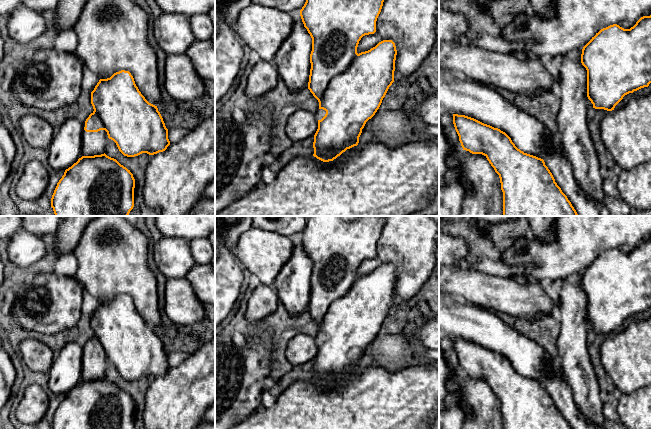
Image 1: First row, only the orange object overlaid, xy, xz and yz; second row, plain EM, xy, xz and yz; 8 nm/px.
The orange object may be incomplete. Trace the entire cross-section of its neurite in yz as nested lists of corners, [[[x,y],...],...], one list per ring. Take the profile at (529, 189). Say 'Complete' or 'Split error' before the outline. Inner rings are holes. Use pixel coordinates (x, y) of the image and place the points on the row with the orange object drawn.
Split error. [[[453,114],[453,124],[463,150],[484,155],[499,175],[503,192],[503,216],[610,216],[604,203],[596,202],[579,188],[572,165],[565,155],[553,153],[541,159],[524,153],[505,132],[465,115]]]

